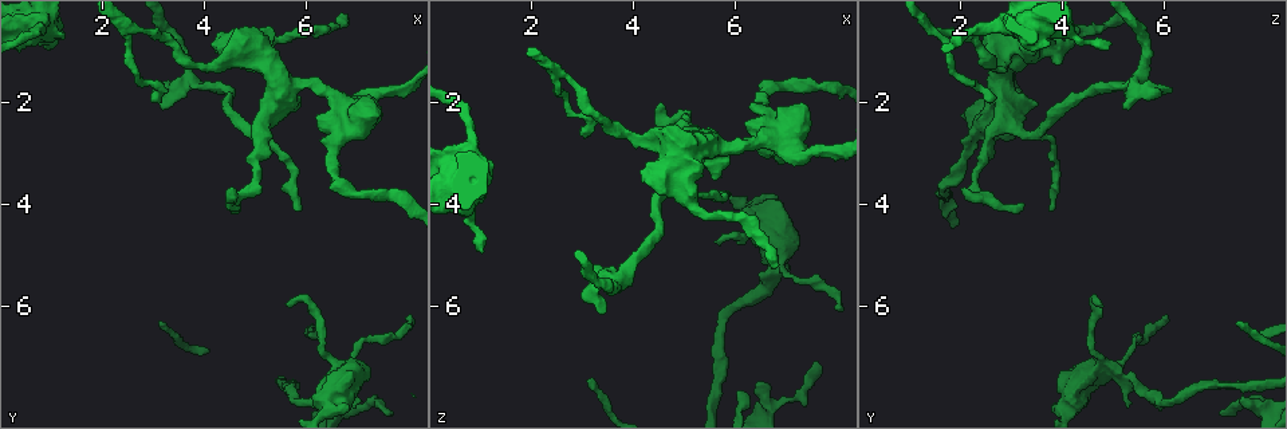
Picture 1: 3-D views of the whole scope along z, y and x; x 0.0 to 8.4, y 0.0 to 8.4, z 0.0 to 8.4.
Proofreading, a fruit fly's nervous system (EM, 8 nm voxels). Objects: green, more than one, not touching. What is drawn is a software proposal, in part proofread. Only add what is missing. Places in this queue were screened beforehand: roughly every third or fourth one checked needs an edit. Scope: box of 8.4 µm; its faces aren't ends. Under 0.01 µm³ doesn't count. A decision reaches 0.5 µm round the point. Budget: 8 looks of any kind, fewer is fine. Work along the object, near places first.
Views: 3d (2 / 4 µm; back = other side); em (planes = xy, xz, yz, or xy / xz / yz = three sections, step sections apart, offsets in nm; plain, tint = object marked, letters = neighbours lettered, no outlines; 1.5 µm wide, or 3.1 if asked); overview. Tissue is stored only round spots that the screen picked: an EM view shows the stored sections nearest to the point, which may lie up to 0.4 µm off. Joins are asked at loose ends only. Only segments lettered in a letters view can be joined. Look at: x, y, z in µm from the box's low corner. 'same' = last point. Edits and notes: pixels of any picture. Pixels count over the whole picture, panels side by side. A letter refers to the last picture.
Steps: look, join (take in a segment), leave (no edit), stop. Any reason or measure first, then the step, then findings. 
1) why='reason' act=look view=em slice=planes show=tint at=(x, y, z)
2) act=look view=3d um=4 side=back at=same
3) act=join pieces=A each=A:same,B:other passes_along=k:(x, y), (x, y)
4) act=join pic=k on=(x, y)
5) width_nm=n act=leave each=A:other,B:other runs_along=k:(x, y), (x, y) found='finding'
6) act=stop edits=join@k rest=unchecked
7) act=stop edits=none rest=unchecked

why='tapers out' act=look view=em slice=xy step=8 show=letters at=(5.80, 4.15, 3.70)

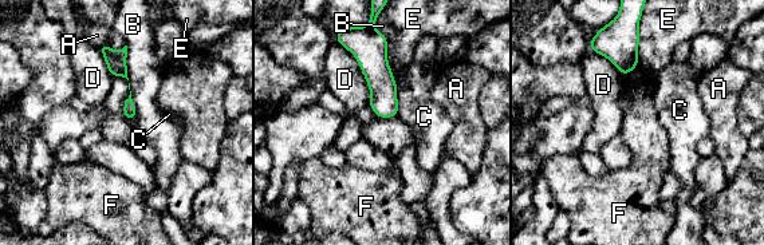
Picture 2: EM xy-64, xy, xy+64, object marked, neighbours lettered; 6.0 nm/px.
why='another direction' act=look view=em slice=planes show=letters at=same

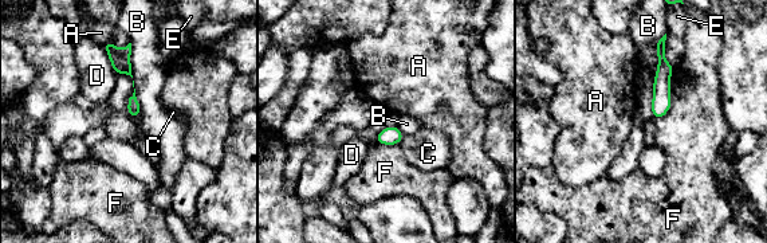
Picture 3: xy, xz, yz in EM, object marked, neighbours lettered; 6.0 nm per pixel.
act=leave each=A:other,B:other,C:other,D:other,E:other,F:other border=3:(665, 32), (657, 43), (653, 81) found='none of them fits'

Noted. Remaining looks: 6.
why='tapers out' act=look view=3d um=2 at=(5.60, 6.00, 4.70)

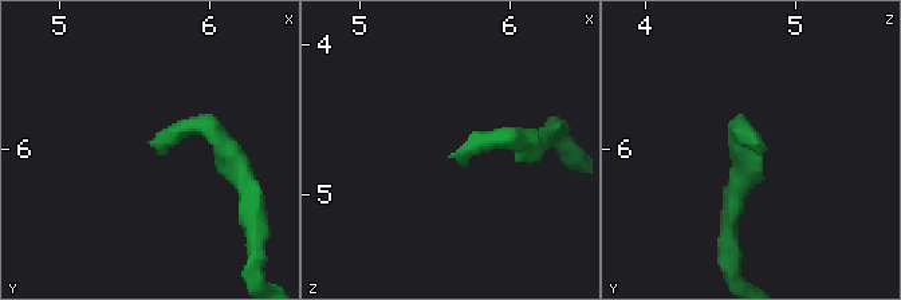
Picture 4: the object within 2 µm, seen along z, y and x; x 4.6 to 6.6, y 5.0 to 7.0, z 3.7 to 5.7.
act=look view=em slice=xz step=8 show=letters at=(5.58, 6.00, 4.72)

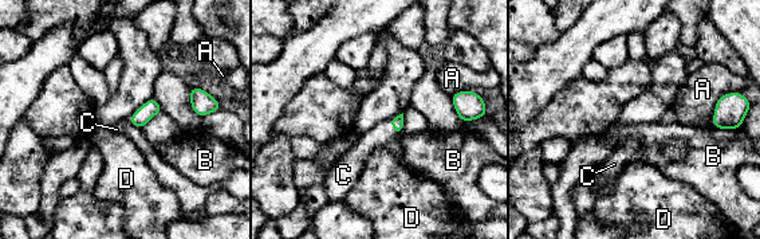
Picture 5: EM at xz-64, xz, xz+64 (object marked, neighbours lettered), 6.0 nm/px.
act=join pieces=C each=A:other,B:other,C:same,D:other passes_along=5:(397, 122), (393, 126), (384, 132) found='it goes on there'

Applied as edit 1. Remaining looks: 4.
why='an open end' act=look view=em slice=yz step=8 show=tint at=(3.40, 1.75, 6.15)

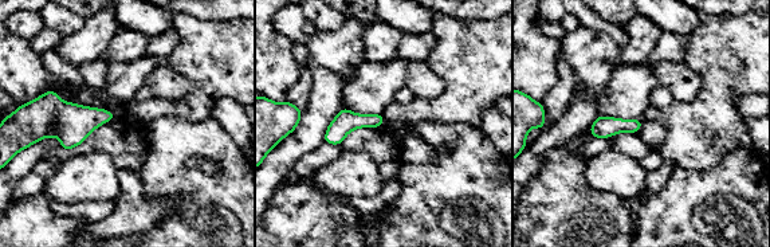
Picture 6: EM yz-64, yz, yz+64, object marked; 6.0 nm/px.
act=look view=em slice=planes show=letters at=same

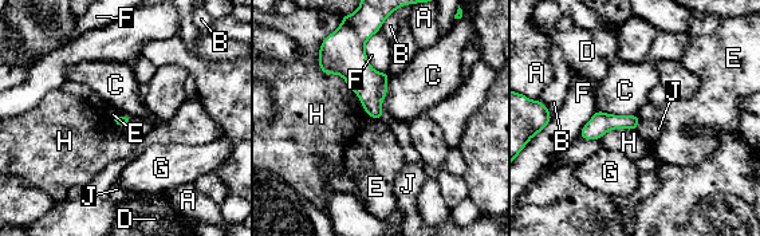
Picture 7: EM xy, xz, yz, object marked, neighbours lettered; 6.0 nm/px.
act=leave each=A:other,B:other,C:other,D:other,E:other,F:other,G:other,H:other,J:other runs_along=7:(636, 120), (601, 122), (583, 136) found='no lettered segment goes on from it'

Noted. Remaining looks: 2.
act=stop edits=join@5 rest=unchecked

